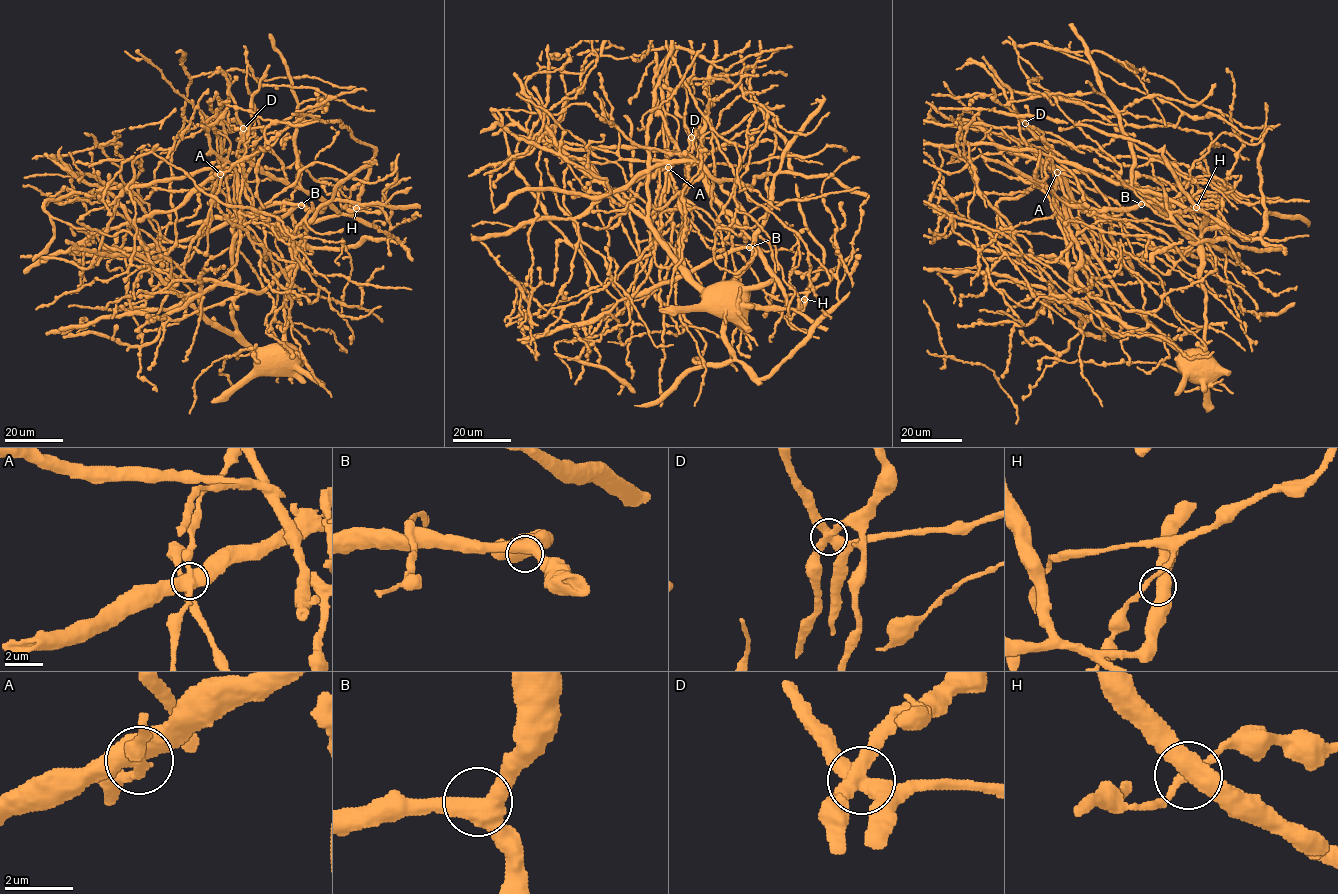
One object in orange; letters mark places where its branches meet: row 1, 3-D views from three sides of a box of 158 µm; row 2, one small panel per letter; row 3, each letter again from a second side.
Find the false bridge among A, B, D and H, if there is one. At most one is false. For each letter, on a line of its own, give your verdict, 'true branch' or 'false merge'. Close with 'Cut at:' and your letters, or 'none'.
A: true branch
B: true branch
D: true branch
H: true branch
Cut at: none

